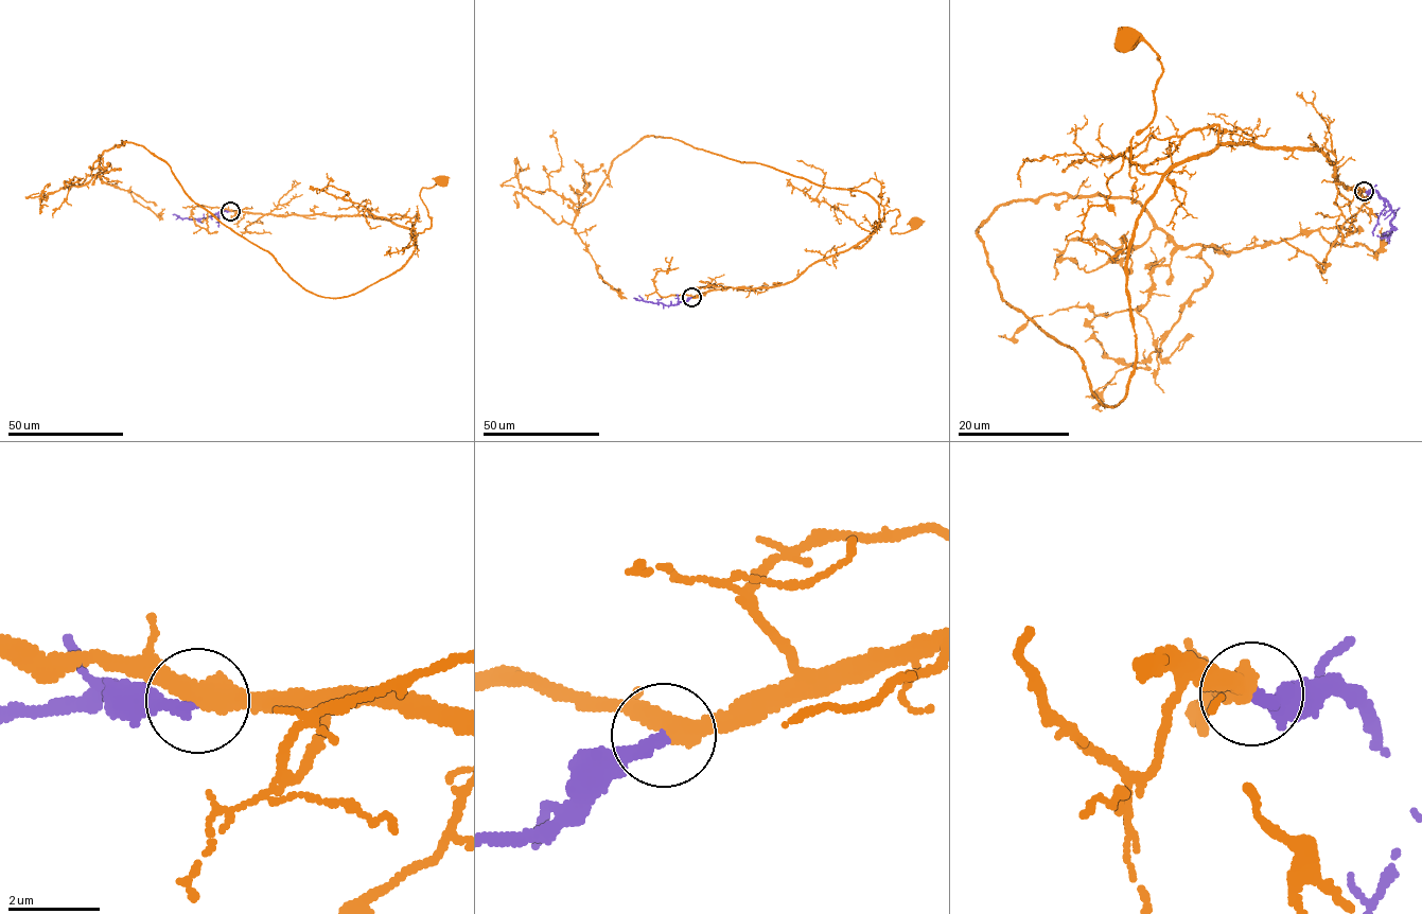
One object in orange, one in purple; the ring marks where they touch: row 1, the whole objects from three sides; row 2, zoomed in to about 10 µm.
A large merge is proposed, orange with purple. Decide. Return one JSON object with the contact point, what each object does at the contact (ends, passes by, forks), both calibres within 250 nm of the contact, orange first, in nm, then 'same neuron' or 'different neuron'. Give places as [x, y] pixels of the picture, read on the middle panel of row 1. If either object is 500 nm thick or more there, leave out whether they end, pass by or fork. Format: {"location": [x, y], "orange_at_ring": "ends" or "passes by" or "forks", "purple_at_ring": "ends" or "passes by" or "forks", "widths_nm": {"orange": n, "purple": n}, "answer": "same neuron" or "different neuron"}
{"location": [691, 297], "orange_at_ring": "passes by", "purple_at_ring": "ends", "widths_nm": {"orange": 440, "purple": 280}, "answer": "same neuron"}

